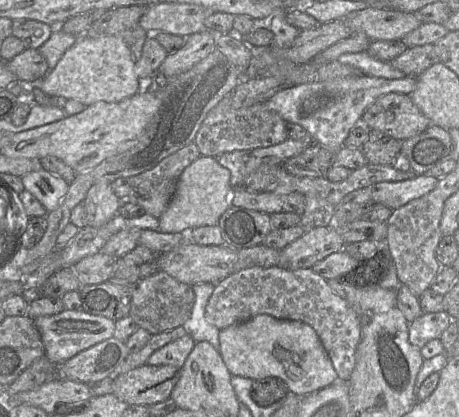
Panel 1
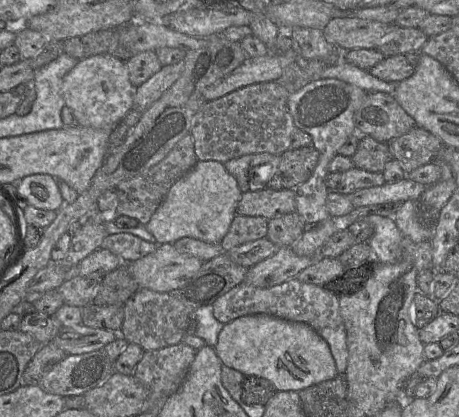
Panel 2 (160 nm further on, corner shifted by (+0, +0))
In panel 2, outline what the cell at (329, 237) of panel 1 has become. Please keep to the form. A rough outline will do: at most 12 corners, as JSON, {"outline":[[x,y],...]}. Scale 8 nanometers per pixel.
{"outline":[[291,247],[248,269],[244,282],[269,288],[295,278],[317,261]]}

